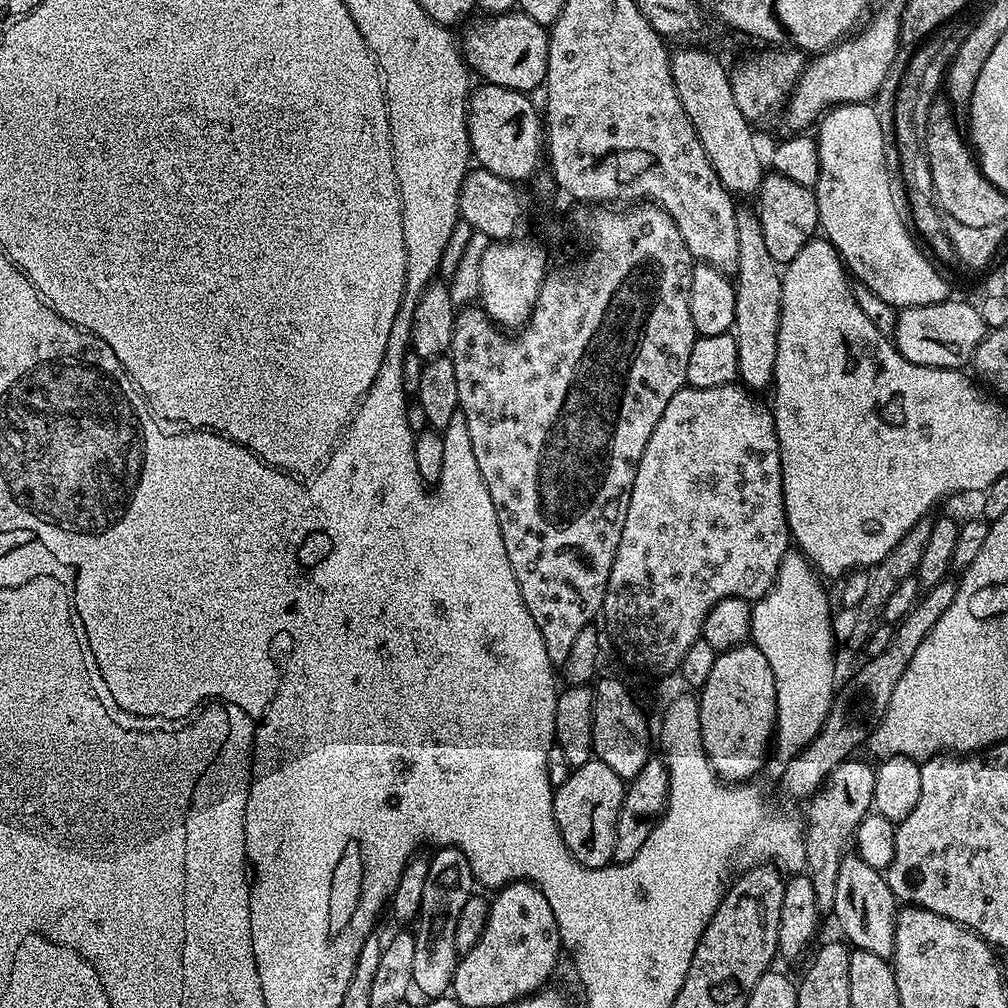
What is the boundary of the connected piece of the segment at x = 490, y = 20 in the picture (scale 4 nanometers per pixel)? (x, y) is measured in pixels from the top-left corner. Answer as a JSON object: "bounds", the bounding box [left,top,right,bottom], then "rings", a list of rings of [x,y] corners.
{"bounds":[462,10,549,94],"rings":[[[513,10],[489,15],[484,20],[476,20],[464,32],[462,36],[462,55],[465,64],[473,73],[480,75],[481,81],[497,84],[503,88],[509,88],[515,92],[525,94],[535,93],[535,88],[545,83],[548,78],[548,38],[549,33],[545,25],[534,22],[525,12]]]}

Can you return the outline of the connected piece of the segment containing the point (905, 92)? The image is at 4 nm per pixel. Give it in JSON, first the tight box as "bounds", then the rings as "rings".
{"bounds":[890,22,969,223],"rings":[[[949,22],[940,25],[927,40],[923,41],[915,49],[916,52],[908,60],[908,69],[900,76],[900,81],[896,84],[896,97],[892,100],[892,128],[890,124],[890,136],[896,139],[896,156],[894,152],[894,160],[900,163],[900,176],[904,179],[904,192],[908,195],[908,204],[910,209],[911,223],[920,220],[920,208],[924,208],[924,204],[928,204],[928,208],[932,208],[932,184],[928,184],[928,168],[924,168],[924,164],[920,164],[920,148],[916,148],[916,120],[924,120],[924,108],[934,108],[935,96],[942,92],[945,87],[945,76],[948,67],[951,66],[951,60],[958,53],[958,48],[966,38],[969,29],[963,27],[960,22]]]}

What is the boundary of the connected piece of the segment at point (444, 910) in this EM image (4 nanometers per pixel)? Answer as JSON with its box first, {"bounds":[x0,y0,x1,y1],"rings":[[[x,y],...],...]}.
{"bounds":[412,848,477,998],"rings":[[[436,848],[434,854],[429,859],[429,873],[426,874],[426,886],[422,893],[422,902],[420,914],[414,924],[414,974],[412,975],[412,983],[415,991],[421,992],[421,997],[431,998],[433,996],[443,996],[452,987],[452,979],[454,978],[454,970],[458,953],[454,946],[454,930],[458,928],[458,914],[462,914],[462,906],[466,906],[466,902],[474,895],[474,889],[477,887],[476,879],[472,877],[470,870],[470,862],[466,858],[466,854],[462,854],[462,850],[457,848]]]}

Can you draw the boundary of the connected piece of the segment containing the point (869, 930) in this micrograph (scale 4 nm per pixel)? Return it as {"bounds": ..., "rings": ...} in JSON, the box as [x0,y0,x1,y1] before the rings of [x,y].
{"bounds":[831,855,898,961],"rings":[[[845,855],[842,866],[838,866],[838,891],[834,894],[831,910],[831,915],[836,916],[837,926],[844,931],[843,939],[853,949],[870,950],[870,954],[891,961],[897,911],[898,901],[890,890],[885,873],[868,866],[858,855]]]}

